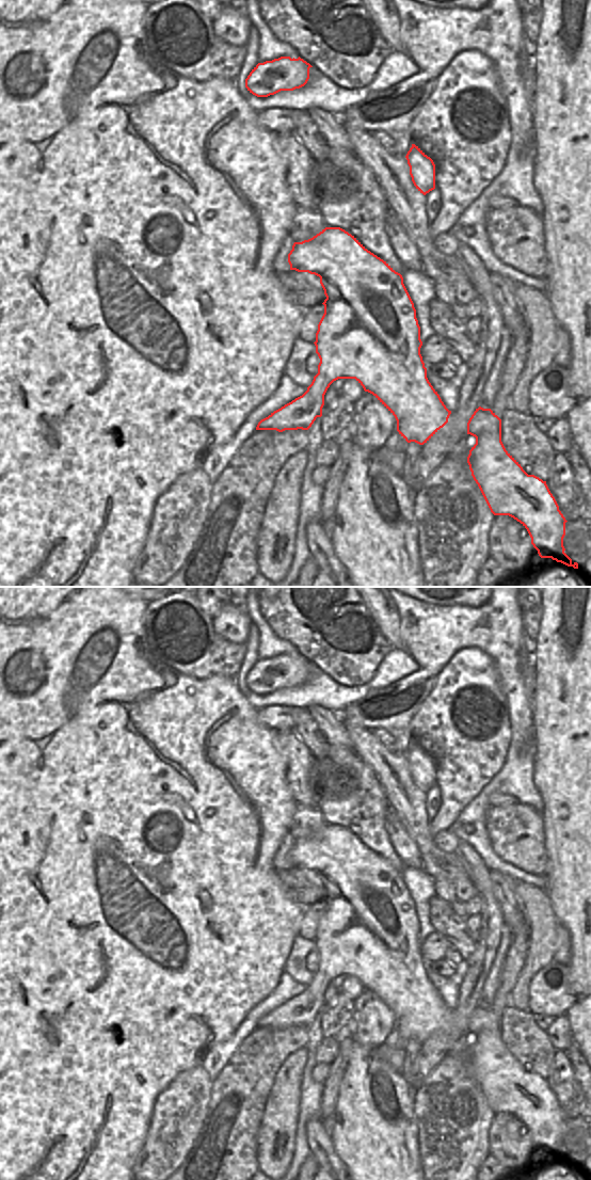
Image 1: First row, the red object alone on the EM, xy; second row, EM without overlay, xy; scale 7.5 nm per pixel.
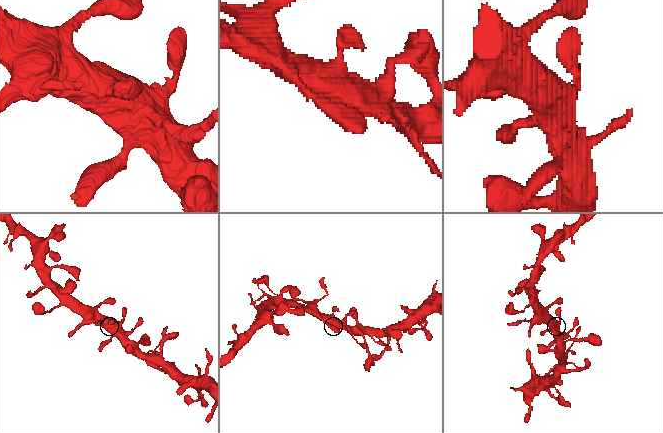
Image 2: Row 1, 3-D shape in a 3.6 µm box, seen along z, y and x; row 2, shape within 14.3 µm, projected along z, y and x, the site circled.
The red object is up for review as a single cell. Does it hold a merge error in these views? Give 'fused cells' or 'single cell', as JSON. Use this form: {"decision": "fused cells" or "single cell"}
{"decision": "single cell"}

